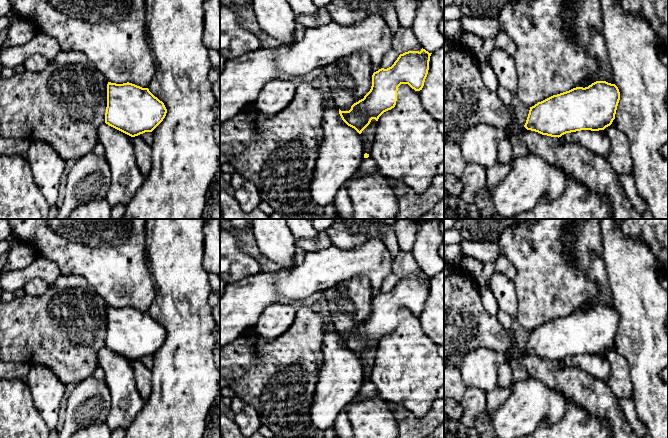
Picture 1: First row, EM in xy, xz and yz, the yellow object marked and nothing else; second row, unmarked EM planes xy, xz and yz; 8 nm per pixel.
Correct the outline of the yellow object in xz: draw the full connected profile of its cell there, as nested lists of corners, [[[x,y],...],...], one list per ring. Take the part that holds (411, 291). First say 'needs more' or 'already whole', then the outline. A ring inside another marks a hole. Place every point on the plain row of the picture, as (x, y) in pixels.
already whole | [[[423,272],[420,276],[408,275],[400,278],[391,291],[374,296],[371,313],[364,322],[349,335],[339,333],[342,344],[361,358],[372,343],[378,345],[384,336],[395,331],[401,308],[408,308],[415,315],[422,314],[431,278]]]

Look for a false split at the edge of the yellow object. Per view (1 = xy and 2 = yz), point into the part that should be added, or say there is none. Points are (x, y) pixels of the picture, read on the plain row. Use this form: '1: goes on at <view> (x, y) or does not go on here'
1: does not go on here
2: does not go on here

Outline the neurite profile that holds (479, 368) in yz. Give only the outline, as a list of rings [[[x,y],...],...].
[[[480,347],[467,353],[461,361],[459,372],[467,387],[490,392],[496,388],[499,367],[507,363],[507,357],[492,349]]]

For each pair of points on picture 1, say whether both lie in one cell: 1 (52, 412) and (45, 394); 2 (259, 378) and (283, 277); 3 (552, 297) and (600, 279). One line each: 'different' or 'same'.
1: same
2: different
3: different

